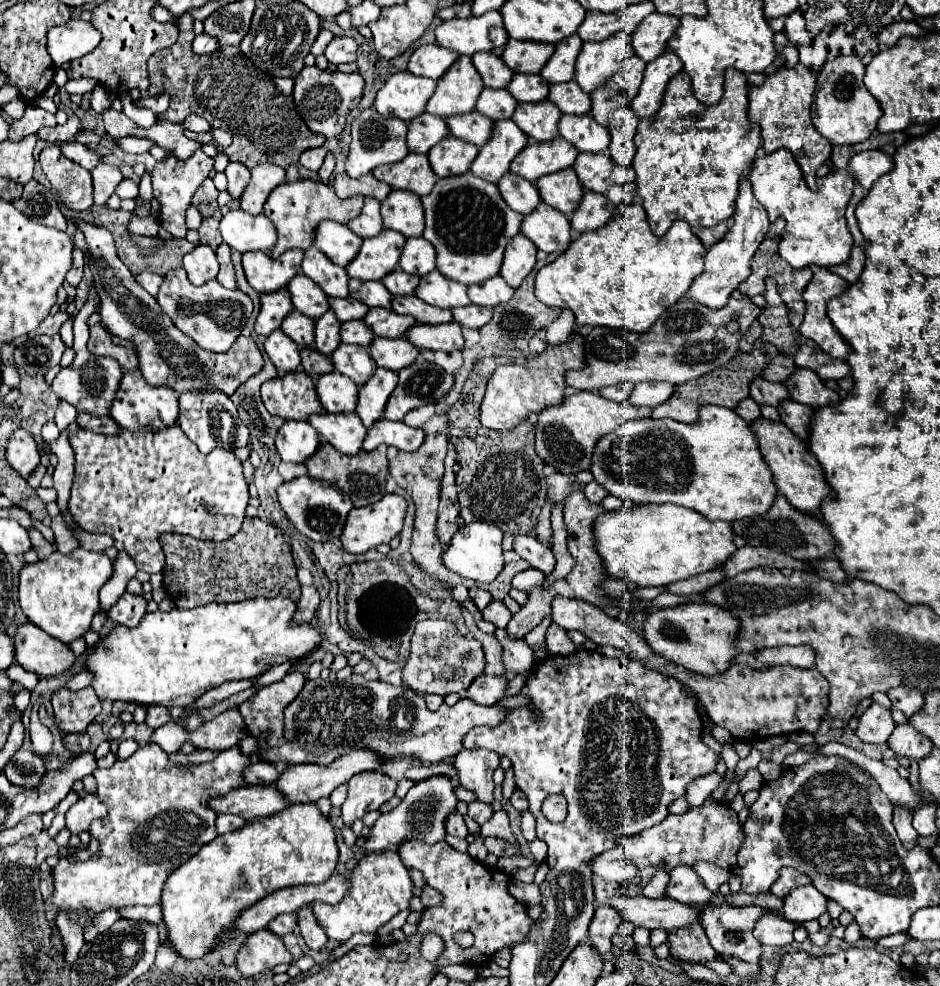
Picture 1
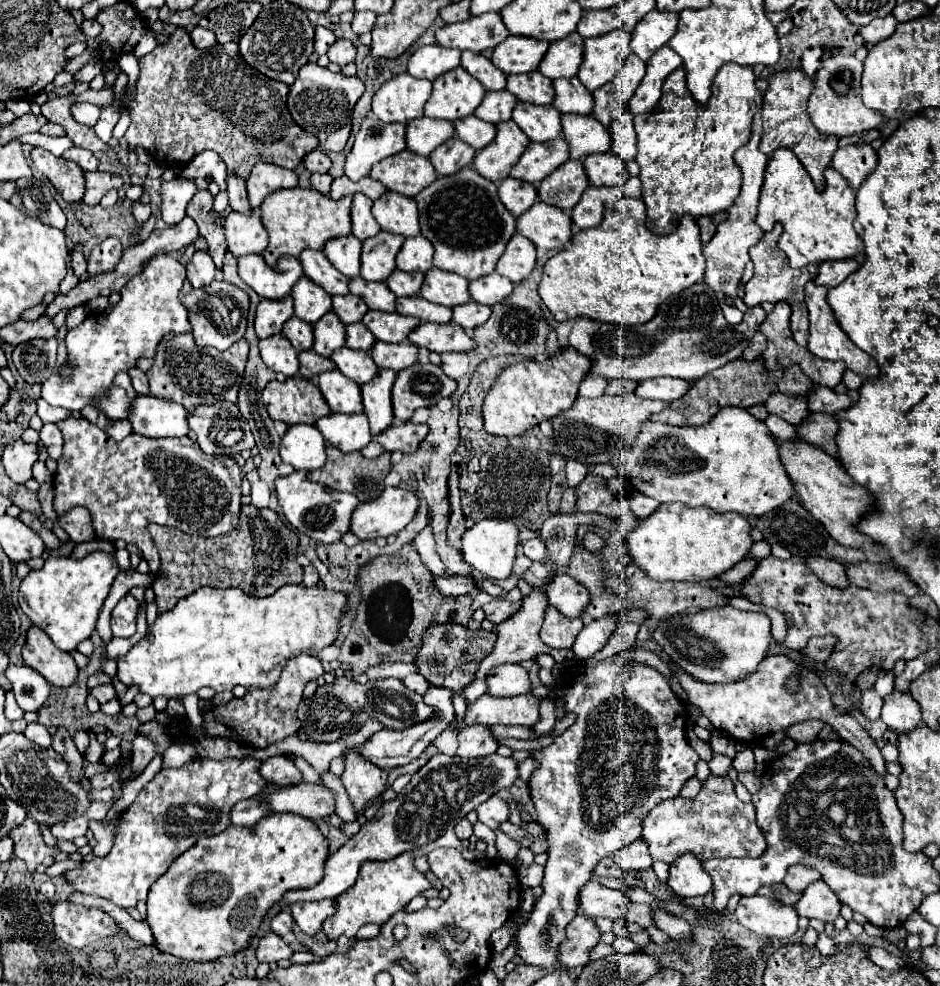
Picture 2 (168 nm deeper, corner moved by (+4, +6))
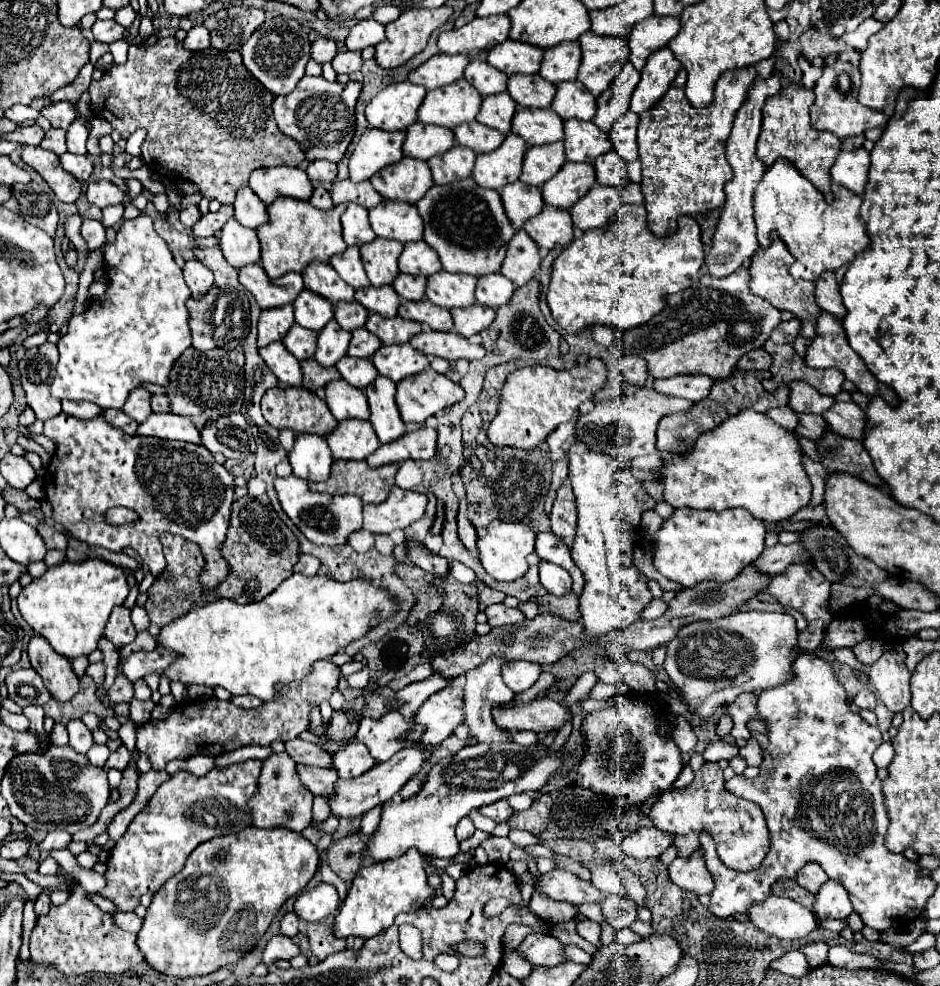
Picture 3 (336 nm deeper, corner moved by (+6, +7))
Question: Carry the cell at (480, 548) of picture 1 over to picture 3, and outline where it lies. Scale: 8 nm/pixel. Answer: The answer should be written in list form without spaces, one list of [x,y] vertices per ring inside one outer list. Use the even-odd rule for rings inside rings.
[[[492,521],[486,529],[486,533],[478,537],[480,561],[482,561],[484,569],[496,581],[516,581],[516,579],[524,577],[528,571],[528,555],[534,553],[534,541],[536,541],[536,533],[522,523]]]

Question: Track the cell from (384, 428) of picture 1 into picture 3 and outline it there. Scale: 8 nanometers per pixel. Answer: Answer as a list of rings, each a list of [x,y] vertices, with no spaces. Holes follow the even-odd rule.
[[[422,427],[418,431],[402,435],[398,441],[380,445],[368,459],[366,463],[370,467],[382,467],[388,463],[400,463],[406,459],[430,459],[436,455],[436,439],[438,433],[436,429]]]

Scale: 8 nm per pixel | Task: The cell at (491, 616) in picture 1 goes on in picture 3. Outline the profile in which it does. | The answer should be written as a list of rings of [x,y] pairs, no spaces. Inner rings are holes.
[[[496,603],[496,605],[490,605],[484,609],[484,613],[488,615],[488,623],[492,627],[502,627],[502,625],[514,625],[514,623],[520,623],[524,621],[524,613],[520,609],[510,609],[502,603]]]

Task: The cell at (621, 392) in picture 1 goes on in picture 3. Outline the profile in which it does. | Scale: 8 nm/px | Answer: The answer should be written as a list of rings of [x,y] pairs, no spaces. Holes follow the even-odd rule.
[[[630,353],[630,355],[622,355],[618,359],[618,367],[622,369],[626,381],[630,385],[642,385],[646,381],[646,361],[642,361],[642,357]]]

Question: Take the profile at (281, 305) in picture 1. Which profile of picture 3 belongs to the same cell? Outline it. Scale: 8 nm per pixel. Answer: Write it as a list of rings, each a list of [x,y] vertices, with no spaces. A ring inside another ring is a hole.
[[[286,305],[282,309],[262,311],[258,321],[258,347],[266,347],[274,341],[282,341],[292,325],[294,325],[292,305]]]

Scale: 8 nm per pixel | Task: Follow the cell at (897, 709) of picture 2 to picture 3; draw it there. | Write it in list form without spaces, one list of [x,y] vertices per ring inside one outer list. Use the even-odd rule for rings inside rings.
[[[900,643],[886,645],[884,653],[878,661],[872,665],[861,664],[852,649],[839,648],[833,651],[837,660],[847,664],[852,669],[864,671],[874,687],[878,689],[878,695],[882,703],[892,711],[904,711],[910,705],[910,671],[904,665],[904,649]]]

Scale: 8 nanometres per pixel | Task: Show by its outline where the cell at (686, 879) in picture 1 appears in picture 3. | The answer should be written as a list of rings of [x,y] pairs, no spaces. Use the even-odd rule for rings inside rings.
[[[702,847],[696,849],[688,857],[676,857],[670,863],[668,871],[670,871],[670,879],[678,887],[682,887],[694,895],[708,895],[714,887],[712,875],[704,863],[704,849]]]

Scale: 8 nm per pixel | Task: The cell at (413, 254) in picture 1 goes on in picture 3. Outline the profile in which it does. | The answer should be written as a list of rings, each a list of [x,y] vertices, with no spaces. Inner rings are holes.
[[[414,241],[410,245],[404,245],[398,265],[402,273],[424,275],[424,277],[430,277],[442,269],[438,255],[430,245],[426,245],[426,241]]]

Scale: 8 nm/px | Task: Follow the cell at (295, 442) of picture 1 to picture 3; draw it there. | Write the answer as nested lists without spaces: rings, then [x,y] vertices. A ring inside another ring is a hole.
[[[296,435],[294,449],[288,453],[290,465],[296,477],[306,481],[326,481],[330,477],[330,465],[334,461],[326,439],[318,435]]]

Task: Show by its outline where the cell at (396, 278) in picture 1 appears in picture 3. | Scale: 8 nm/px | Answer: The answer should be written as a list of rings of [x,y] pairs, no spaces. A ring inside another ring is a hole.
[[[400,273],[396,277],[396,281],[392,283],[394,291],[408,301],[418,301],[424,299],[424,291],[426,291],[426,277],[422,275],[404,275]]]

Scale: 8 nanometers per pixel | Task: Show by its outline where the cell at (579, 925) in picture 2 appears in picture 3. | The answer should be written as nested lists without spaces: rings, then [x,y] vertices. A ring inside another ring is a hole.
[[[528,935],[520,945],[518,953],[530,961],[532,967],[554,967],[564,961],[564,945],[552,935]]]

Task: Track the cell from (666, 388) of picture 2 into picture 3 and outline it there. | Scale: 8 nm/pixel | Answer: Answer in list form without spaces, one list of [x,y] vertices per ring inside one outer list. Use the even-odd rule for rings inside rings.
[[[686,373],[686,375],[678,375],[678,377],[670,377],[670,379],[656,379],[652,383],[652,387],[660,393],[684,397],[694,403],[706,399],[712,385],[714,385],[714,379],[706,377],[702,373]]]

